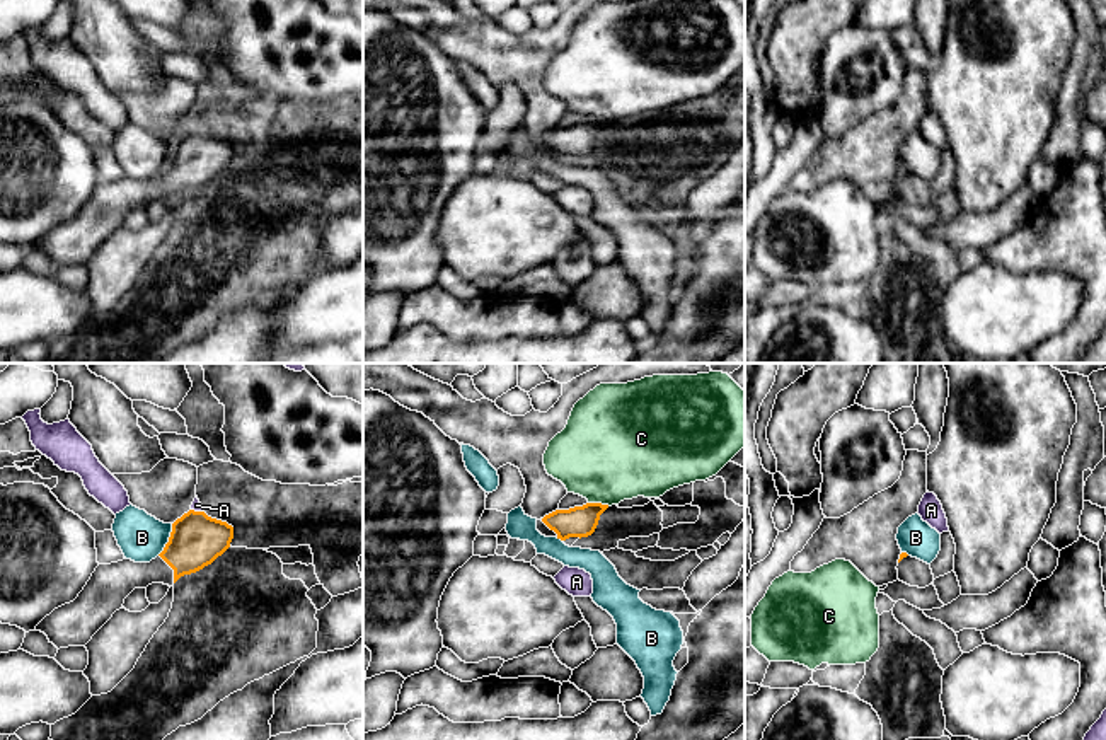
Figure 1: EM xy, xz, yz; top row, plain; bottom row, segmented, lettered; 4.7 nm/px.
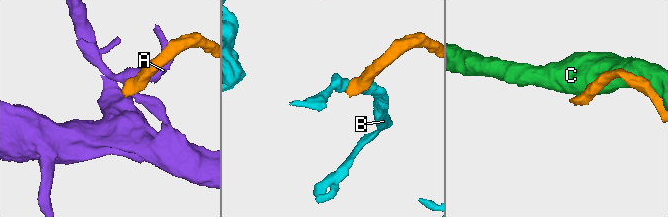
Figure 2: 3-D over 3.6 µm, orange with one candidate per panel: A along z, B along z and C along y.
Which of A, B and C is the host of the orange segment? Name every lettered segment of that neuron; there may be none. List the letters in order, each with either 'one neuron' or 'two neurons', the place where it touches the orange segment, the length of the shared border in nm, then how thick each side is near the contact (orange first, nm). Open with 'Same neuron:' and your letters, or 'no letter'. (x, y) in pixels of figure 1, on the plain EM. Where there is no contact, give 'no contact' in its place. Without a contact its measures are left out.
Same neuron: no letter
A: two neurons; contact xy (196, 130); length 60 nm; calibres 260 and 50 nm
B: two neurons; contact xy (169, 157); length 170 nm; calibres 260 and 220 nm
C: two neurons; contact xz (599, 121); length 110 nm; calibres 140 and 480 nm

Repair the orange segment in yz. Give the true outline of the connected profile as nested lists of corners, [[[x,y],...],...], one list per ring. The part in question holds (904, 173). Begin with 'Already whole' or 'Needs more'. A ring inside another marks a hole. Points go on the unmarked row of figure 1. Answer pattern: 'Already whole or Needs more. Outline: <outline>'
Needs more. Outline: [[[907,171],[900,172],[896,188],[898,188],[898,198],[910,205],[925,206],[930,201],[934,201],[930,182],[917,176],[912,176]]]

